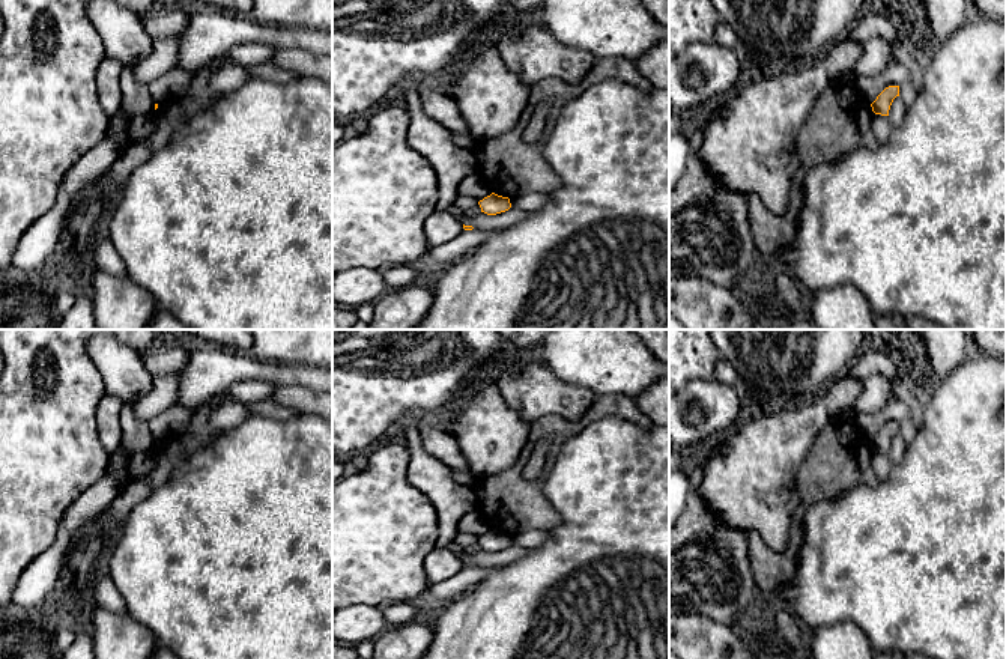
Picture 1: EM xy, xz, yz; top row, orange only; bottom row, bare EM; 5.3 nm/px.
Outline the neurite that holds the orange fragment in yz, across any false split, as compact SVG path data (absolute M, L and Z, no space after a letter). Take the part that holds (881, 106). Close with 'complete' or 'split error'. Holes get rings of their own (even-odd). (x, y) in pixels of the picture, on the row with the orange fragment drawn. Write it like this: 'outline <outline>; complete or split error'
outline M899 86L886 87L877 99L871 104L875 114L889 116L893 99L899 96Z; complete

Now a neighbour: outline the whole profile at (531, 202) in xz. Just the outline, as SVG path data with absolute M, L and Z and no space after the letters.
M529 193L525 196L510 199L511 208L528 212L535 212L541 209L547 202L549 202L549 194L544 193Z

